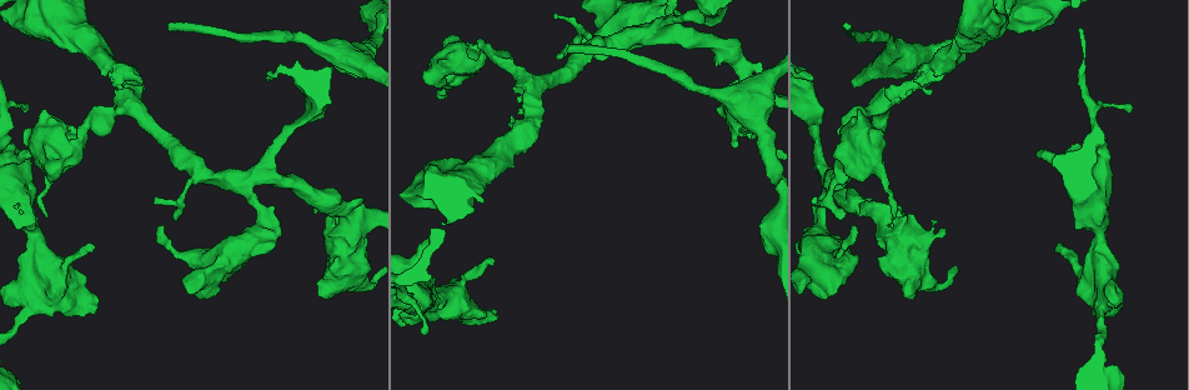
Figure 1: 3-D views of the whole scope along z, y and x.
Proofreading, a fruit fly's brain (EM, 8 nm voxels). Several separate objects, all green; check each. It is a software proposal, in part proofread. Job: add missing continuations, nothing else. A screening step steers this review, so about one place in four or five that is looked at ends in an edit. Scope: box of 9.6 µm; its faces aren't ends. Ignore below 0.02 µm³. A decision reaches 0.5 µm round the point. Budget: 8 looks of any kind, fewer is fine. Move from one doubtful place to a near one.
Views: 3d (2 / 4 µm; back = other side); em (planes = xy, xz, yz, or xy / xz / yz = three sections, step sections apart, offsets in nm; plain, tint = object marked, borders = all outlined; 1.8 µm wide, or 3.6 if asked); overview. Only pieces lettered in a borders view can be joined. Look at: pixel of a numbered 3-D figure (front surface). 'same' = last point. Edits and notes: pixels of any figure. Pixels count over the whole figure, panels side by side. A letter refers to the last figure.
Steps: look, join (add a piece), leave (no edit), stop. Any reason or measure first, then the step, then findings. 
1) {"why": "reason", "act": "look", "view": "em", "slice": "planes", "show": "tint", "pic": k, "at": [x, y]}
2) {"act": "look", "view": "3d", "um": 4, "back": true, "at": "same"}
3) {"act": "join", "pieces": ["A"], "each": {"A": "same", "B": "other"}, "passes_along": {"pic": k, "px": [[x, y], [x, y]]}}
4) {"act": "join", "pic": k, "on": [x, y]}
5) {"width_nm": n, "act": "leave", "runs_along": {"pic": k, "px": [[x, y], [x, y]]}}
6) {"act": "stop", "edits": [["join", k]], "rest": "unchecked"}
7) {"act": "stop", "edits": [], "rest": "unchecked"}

{"why": "free end", "act": "look", "view": "em", "slice": "planes", "show": "borders", "pic": 1, "at": [169, 27]}

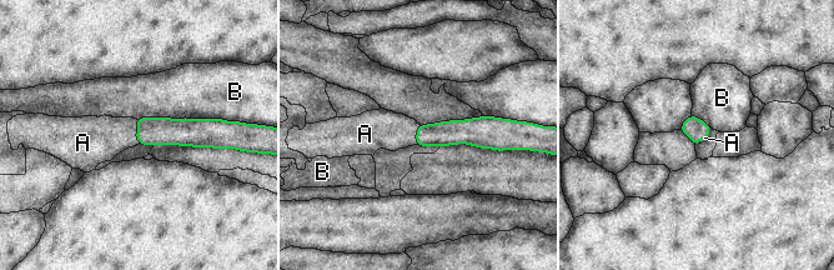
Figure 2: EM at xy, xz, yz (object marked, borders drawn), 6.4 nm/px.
{"width_nm": 150, "longest_contact_nm": ["B", 550], "act": "join", "pieces": ["A"], "each": {"A": "same", "B": "other"}, "found": "the cell continues"}

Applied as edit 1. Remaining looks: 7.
{"act": "look", "view": "em", "slice": "planes", "show": "borders", "pic": 1, "at": [825, 199]}

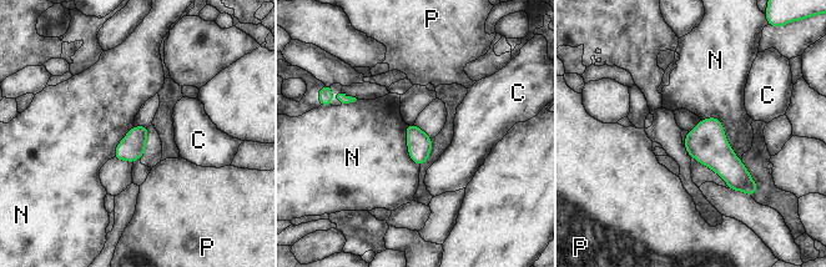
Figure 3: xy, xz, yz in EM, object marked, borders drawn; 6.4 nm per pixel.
{"width_nm": 160, "act": "leave", "each": {"C": "other", "N": "other", "P": "other"}, "border": {"pic": 3, "px": [[703, 117], [720, 121], [740, 160]]}, "found": "no lettered piece goes on from it"}

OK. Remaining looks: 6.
{"why": "thin end", "act": "look", "view": "em", "slice": "planes", "show": "borders", "pic": 1, "at": [446, 98]}

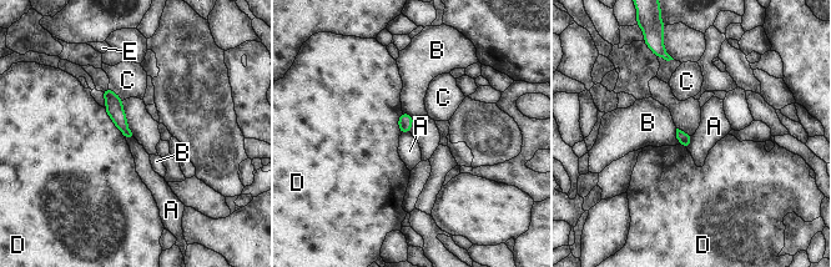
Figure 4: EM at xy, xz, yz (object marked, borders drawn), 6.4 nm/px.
{"width_nm": 90, "act": "leave", "each": {"A": "other", "B": "other", "C": "other", "D": "other", "E": "other"}, "runs_along": {"pic": 4, "px": [[106, 92], [127, 132]]}, "found": "no lettered piece goes on from it"}

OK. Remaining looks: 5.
{"act": "stop", "edits": [["join", 2]], "rest": "unchecked"}

